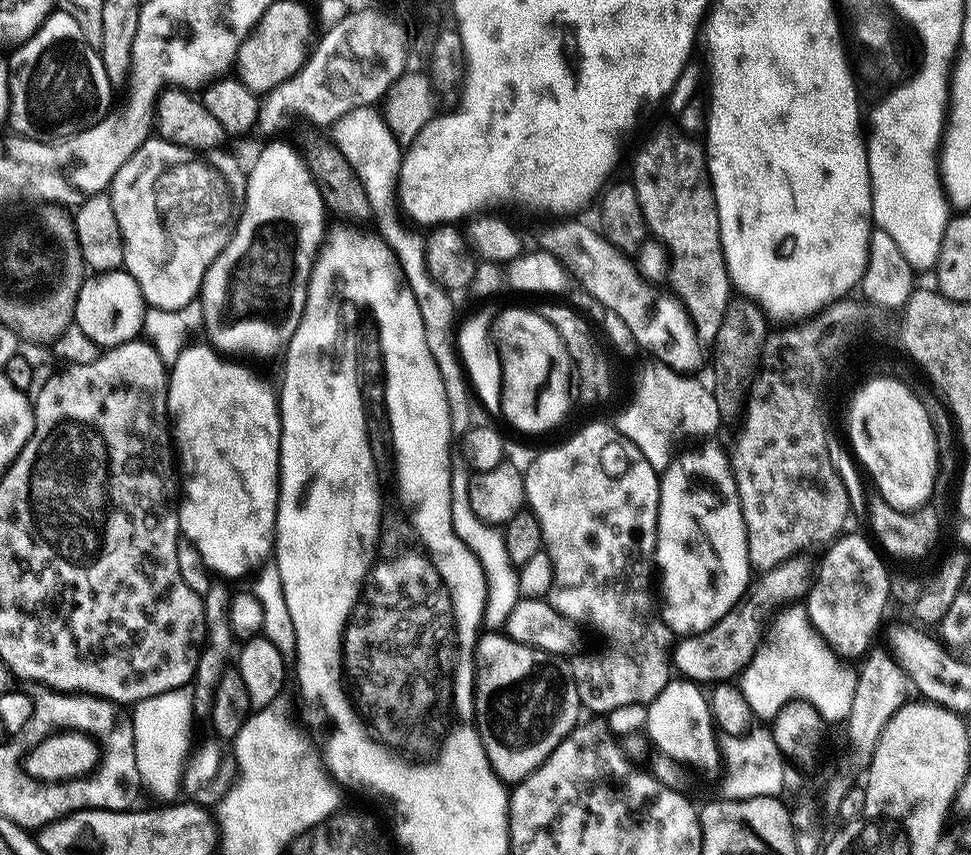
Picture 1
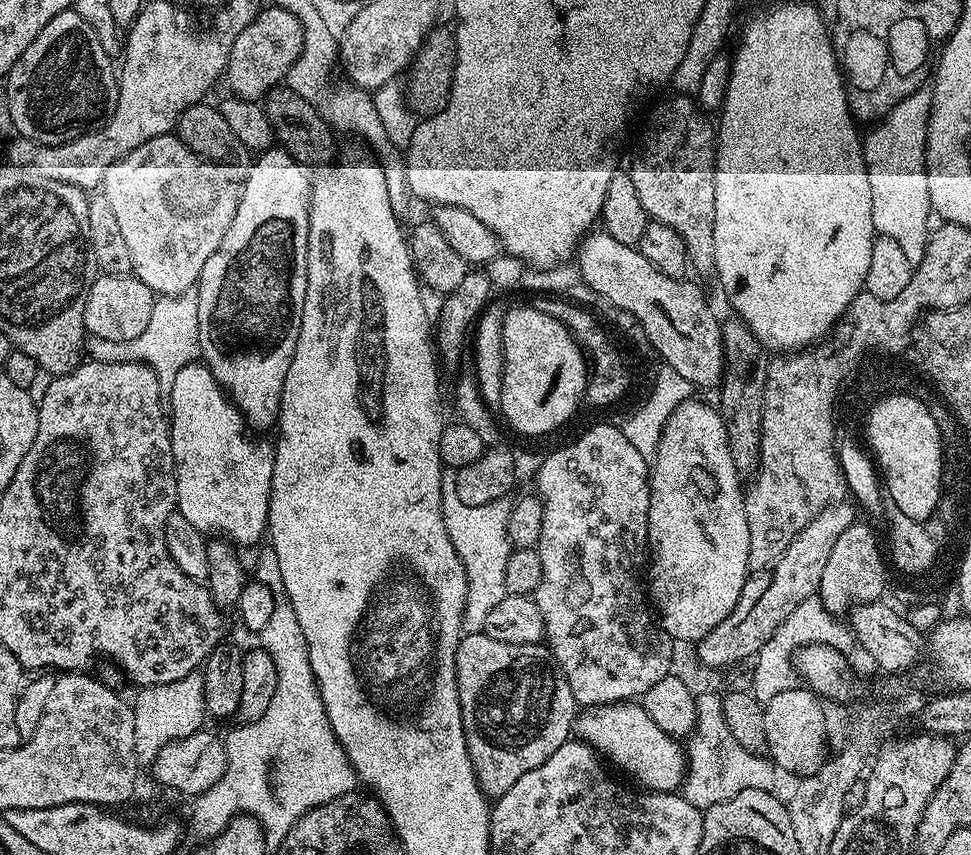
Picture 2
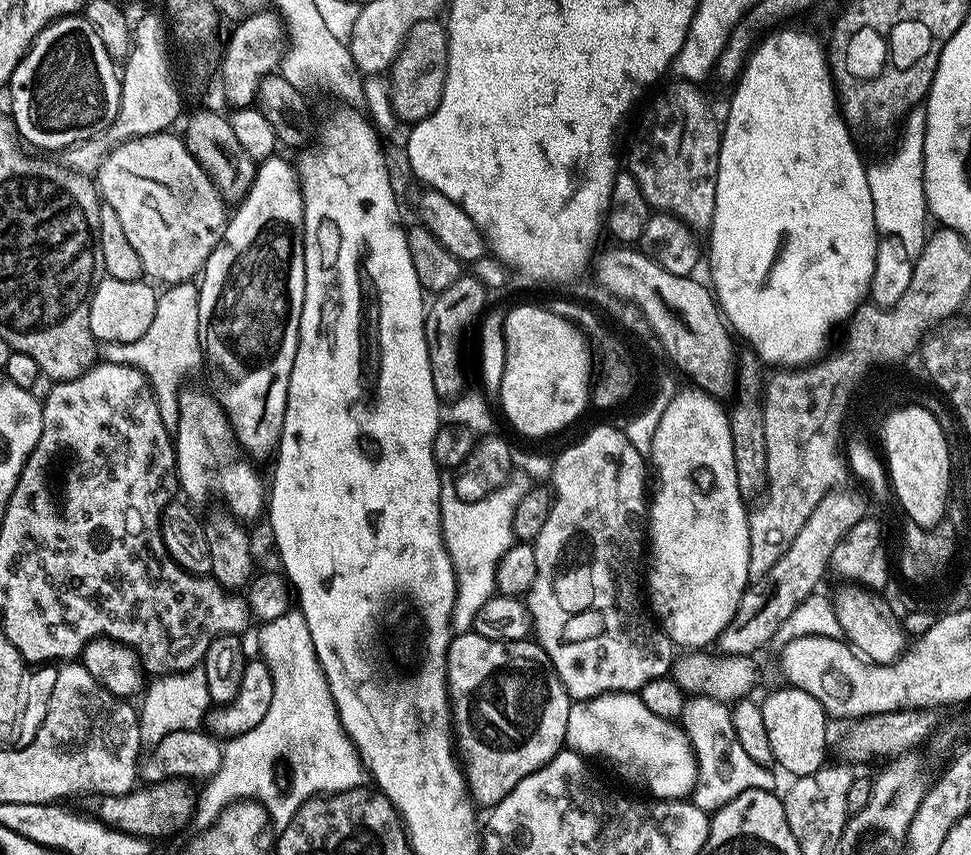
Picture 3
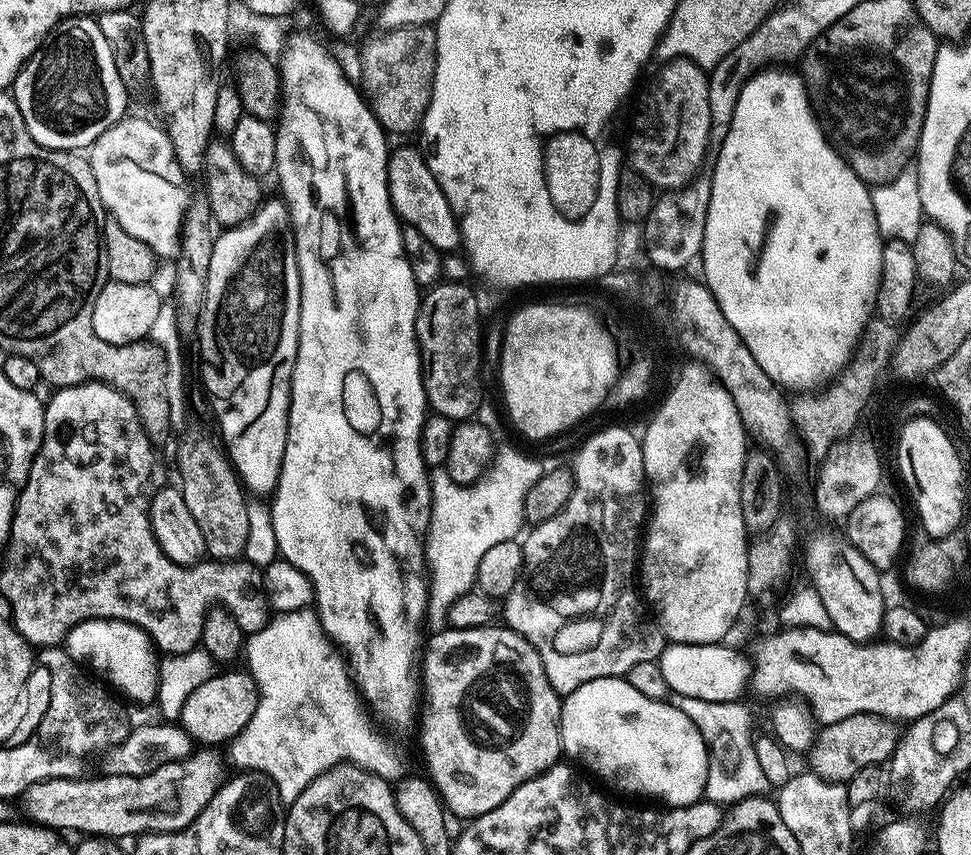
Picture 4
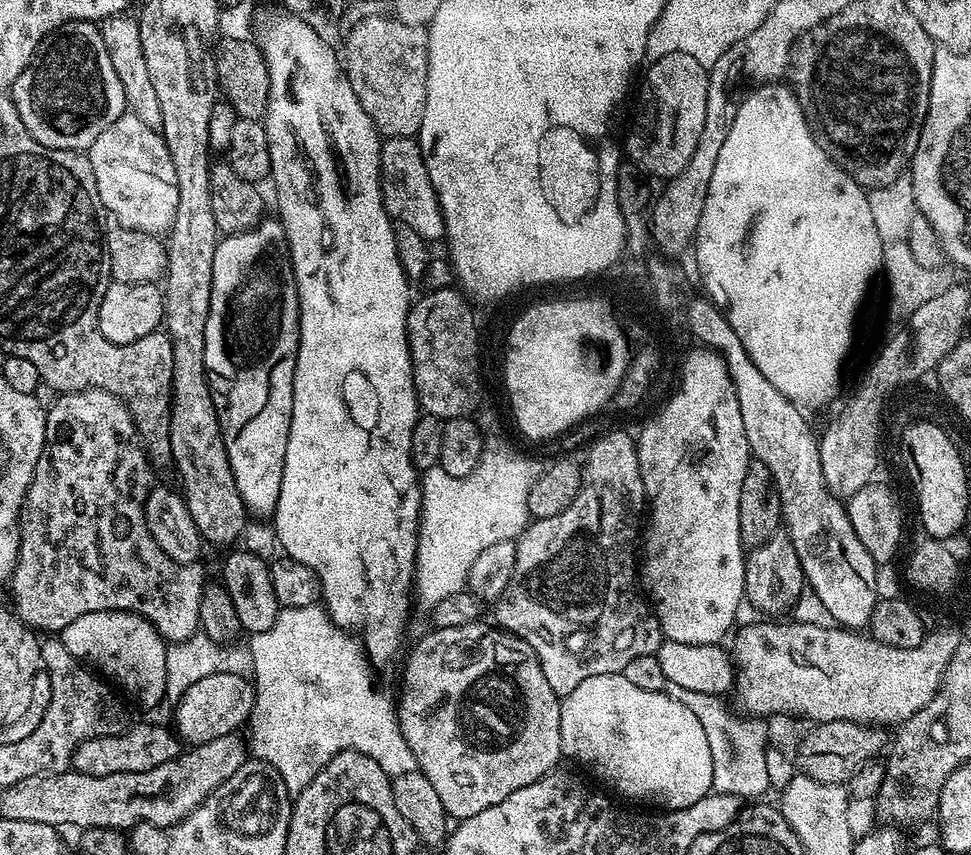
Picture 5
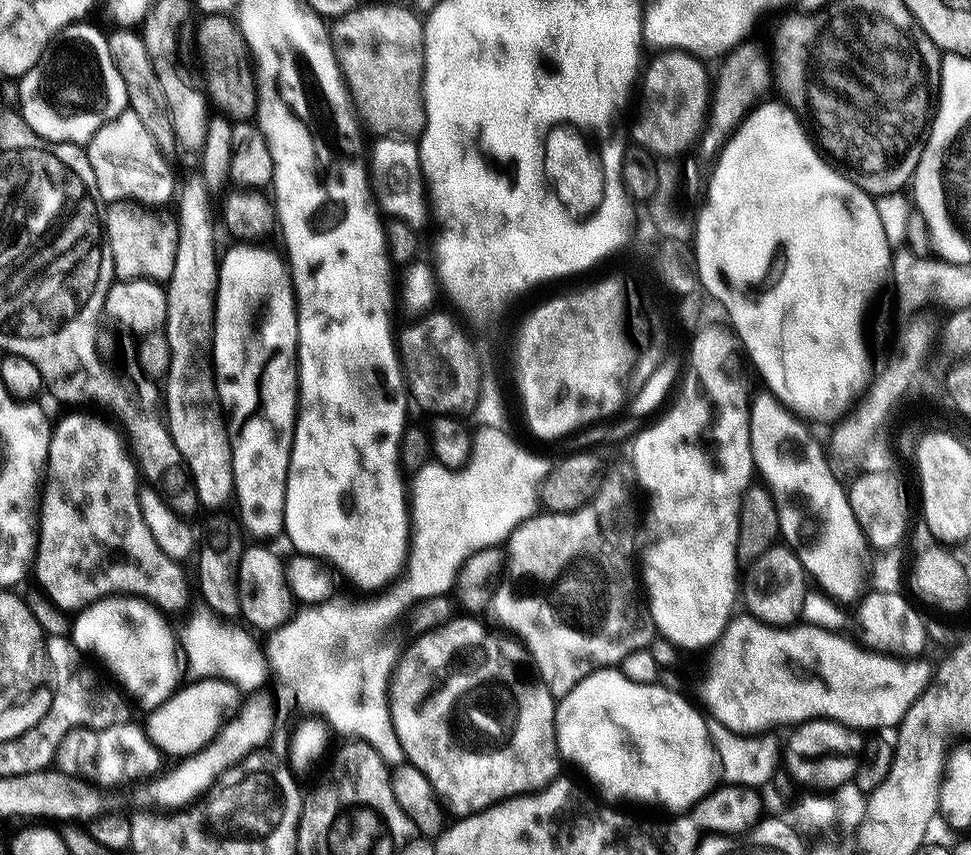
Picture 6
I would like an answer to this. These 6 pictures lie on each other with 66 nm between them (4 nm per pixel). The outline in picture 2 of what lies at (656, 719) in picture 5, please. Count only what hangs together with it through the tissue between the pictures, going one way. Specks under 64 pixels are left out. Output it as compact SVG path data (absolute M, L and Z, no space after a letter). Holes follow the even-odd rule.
M617 702L614 704L602 704L599 706L588 706L583 709L576 717L576 723L574 725L574 732L579 739L583 740L585 744L589 744L592 748L595 748L597 752L600 753L601 757L613 760L618 767L621 768L624 772L629 772L634 779L637 780L637 785L643 786L645 789L654 791L654 792L676 792L677 789L681 787L681 784L684 782L685 771L686 771L686 752L685 749L680 749L680 744L675 740L673 733L667 728L658 726L658 722L654 722L654 718L650 718L650 714L645 710L639 703L636 702Z

